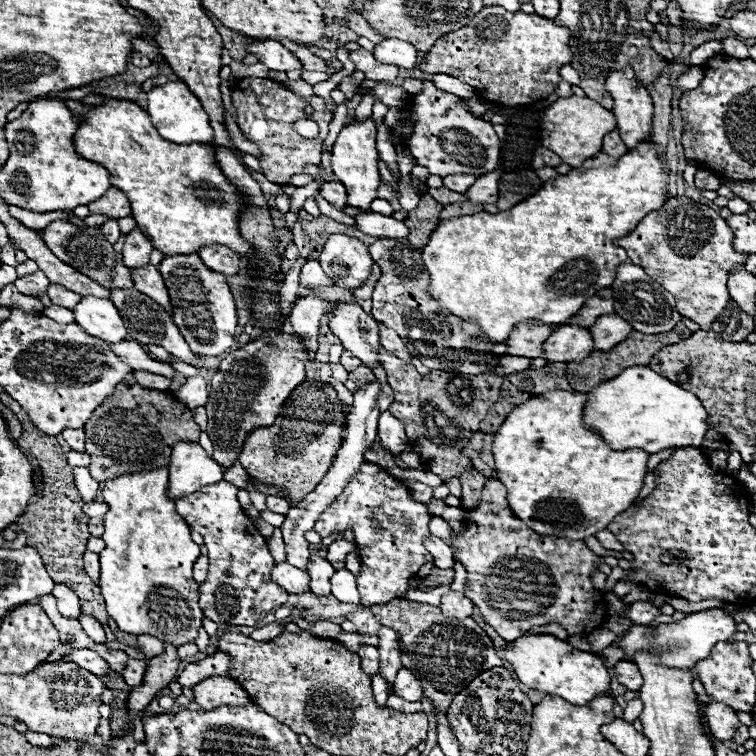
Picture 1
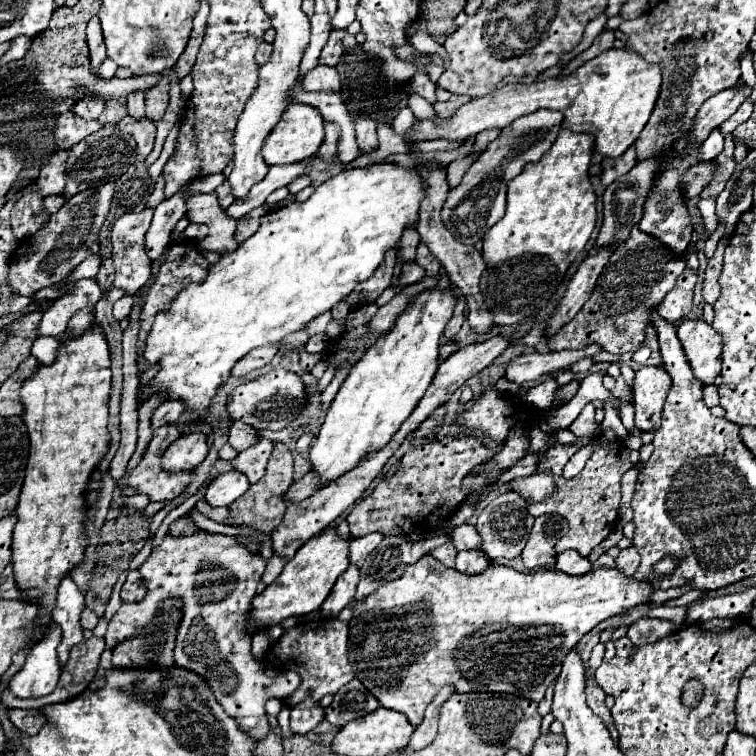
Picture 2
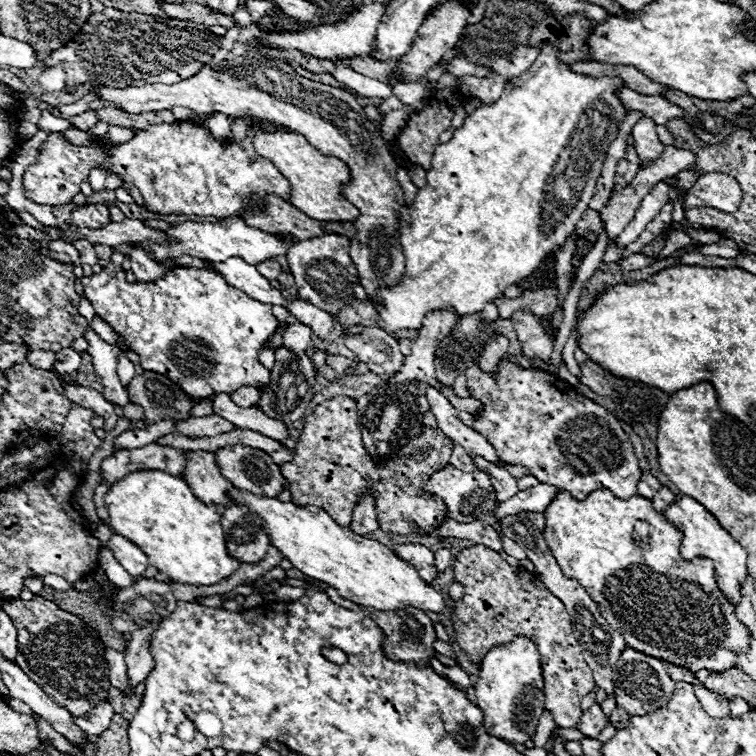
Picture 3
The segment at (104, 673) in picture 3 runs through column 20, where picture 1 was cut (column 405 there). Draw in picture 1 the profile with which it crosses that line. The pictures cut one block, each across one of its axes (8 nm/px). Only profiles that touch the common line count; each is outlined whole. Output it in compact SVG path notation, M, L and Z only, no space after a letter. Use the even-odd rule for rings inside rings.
M402 598L380 606L370 606L370 610L382 626L388 626L398 634L402 650L402 668L410 670L422 682L422 690L432 704L434 718L438 718L440 712L448 710L452 698L460 694L460 690L464 690L468 682L472 682L484 670L502 666L504 662L502 658L498 658L492 640L474 620L470 620L468 628L456 618L446 618L436 606Z

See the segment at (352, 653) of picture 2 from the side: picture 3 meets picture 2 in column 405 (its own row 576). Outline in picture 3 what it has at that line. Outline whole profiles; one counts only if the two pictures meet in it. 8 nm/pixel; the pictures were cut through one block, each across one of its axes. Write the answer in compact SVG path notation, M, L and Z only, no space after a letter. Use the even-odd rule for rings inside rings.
M560 490L544 516L544 538L560 568L566 576L576 578L588 590L592 600L598 604L600 614L624 636L630 648L676 666L686 666L692 672L722 672L736 666L734 658L738 652L748 650L748 632L736 620L734 606L716 584L714 564L708 558L684 560L678 552L682 532L658 514L648 498L632 496L630 500L620 500L610 490L596 490L586 500L576 500L566 490ZM634 520L646 520L652 526L648 538L650 548L646 550L632 536Z

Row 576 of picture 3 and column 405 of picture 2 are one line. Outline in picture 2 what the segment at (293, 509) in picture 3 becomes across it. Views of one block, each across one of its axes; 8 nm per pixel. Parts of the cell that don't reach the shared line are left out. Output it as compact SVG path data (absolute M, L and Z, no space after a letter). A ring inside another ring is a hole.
M434 288L420 292L412 306L400 314L396 326L368 348L346 376L310 448L308 460L310 470L320 476L318 488L338 480L352 466L366 460L368 454L384 448L412 414L436 374L440 336L448 318L452 318L454 304L456 296L452 290L440 292Z

